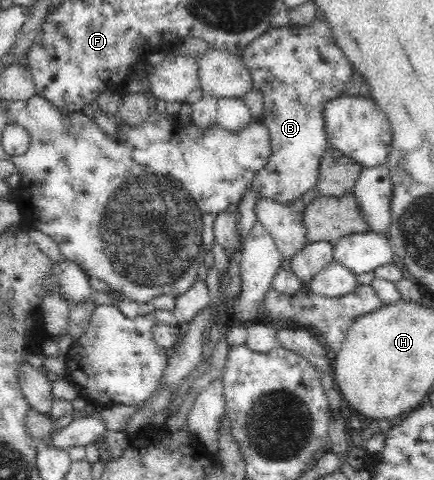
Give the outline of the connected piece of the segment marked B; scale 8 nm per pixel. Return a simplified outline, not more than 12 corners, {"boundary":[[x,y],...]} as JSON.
{"boundary":[[323,18],[270,28],[241,57],[262,93],[260,197],[316,189],[324,106],[355,68]]}

